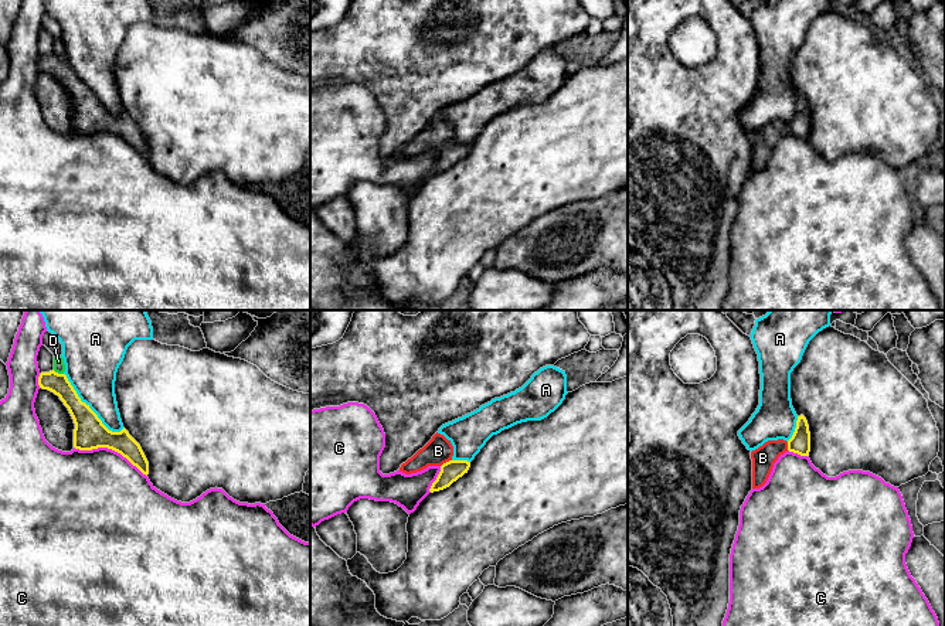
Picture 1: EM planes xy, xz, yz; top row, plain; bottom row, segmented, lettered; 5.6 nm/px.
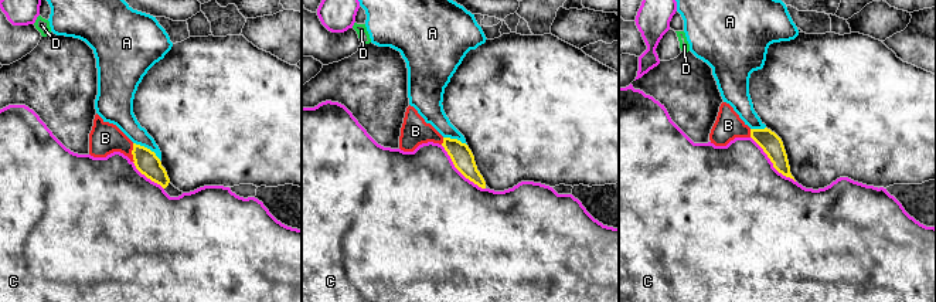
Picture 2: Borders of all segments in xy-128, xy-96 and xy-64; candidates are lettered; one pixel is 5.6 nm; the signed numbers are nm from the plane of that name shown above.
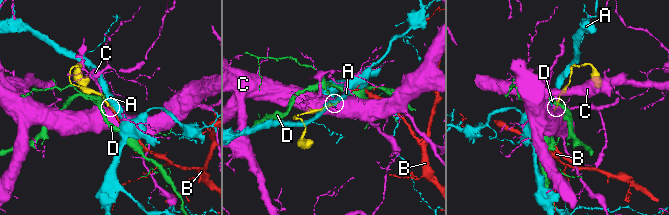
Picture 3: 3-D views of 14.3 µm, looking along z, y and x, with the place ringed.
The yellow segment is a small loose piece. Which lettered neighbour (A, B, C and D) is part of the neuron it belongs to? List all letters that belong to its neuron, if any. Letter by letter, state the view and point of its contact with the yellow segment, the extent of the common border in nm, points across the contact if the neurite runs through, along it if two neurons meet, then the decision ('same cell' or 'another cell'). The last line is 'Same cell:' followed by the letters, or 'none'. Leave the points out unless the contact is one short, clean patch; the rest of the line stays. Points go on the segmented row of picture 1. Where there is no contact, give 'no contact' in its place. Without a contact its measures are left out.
A: meets yellow in xy at (89, 408); contact 460 nm long; another cell
B: meets yellow in xz at (446, 462); contact 80 nm long; same cell
C: meets yellow in xy at (111, 448); contact 440 nm long; another cell
D: meets yellow in xy at (57, 373); contact 70 nm long; border along xy (53, 370), (63, 374); another cell
Same cell: B

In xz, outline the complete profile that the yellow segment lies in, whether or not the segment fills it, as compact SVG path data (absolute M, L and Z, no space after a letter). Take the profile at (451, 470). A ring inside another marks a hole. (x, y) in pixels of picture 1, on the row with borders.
M436 432L422 449L401 465L400 472L411 474L421 472L428 466L439 466L441 472L429 489L431 493L439 491L468 473L470 467L470 462L453 460L452 456L453 446L451 440Z

